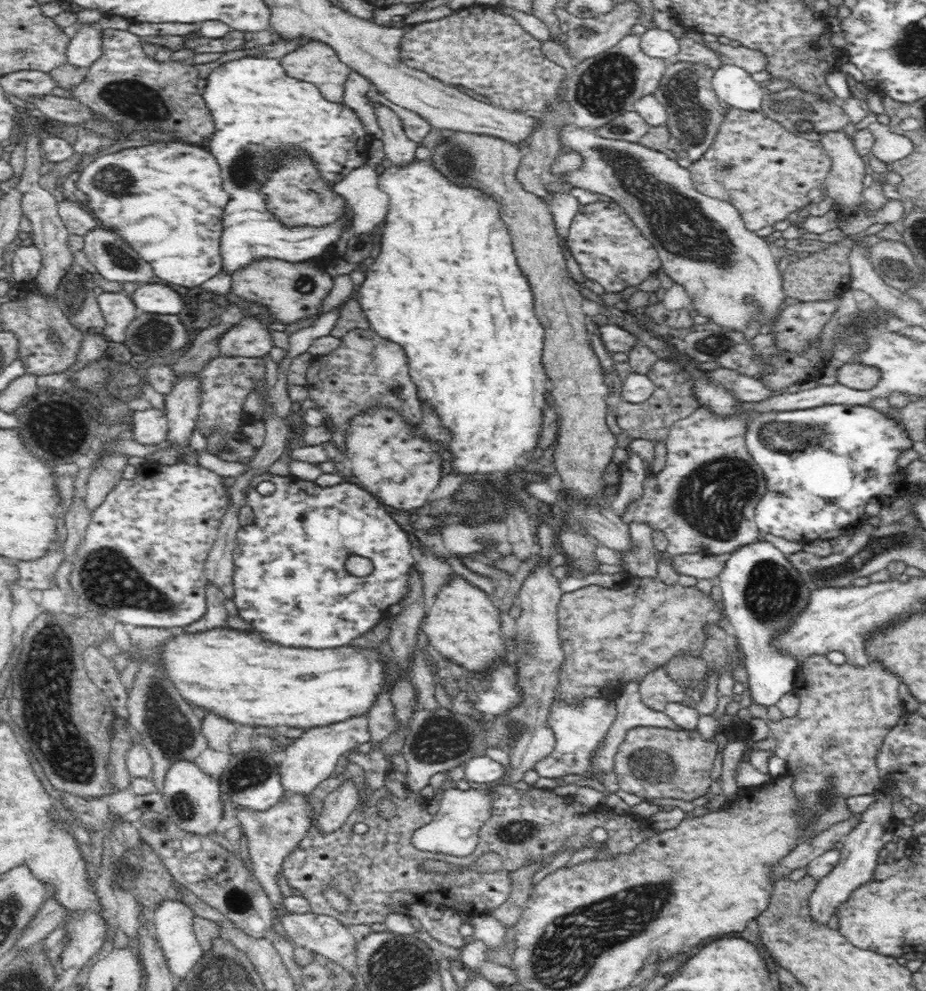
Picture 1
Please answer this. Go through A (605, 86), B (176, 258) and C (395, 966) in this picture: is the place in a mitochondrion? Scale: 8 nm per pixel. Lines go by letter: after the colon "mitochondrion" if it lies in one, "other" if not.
A: mitochondrion
B: other
C: mitochondrion

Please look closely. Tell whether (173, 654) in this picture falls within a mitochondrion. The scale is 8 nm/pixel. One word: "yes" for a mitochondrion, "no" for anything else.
no

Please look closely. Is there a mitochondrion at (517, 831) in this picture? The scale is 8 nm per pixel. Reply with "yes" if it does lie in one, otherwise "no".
yes

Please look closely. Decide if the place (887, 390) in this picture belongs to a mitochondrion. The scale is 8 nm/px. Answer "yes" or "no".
no

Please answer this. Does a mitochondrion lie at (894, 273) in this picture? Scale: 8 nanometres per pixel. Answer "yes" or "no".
yes

